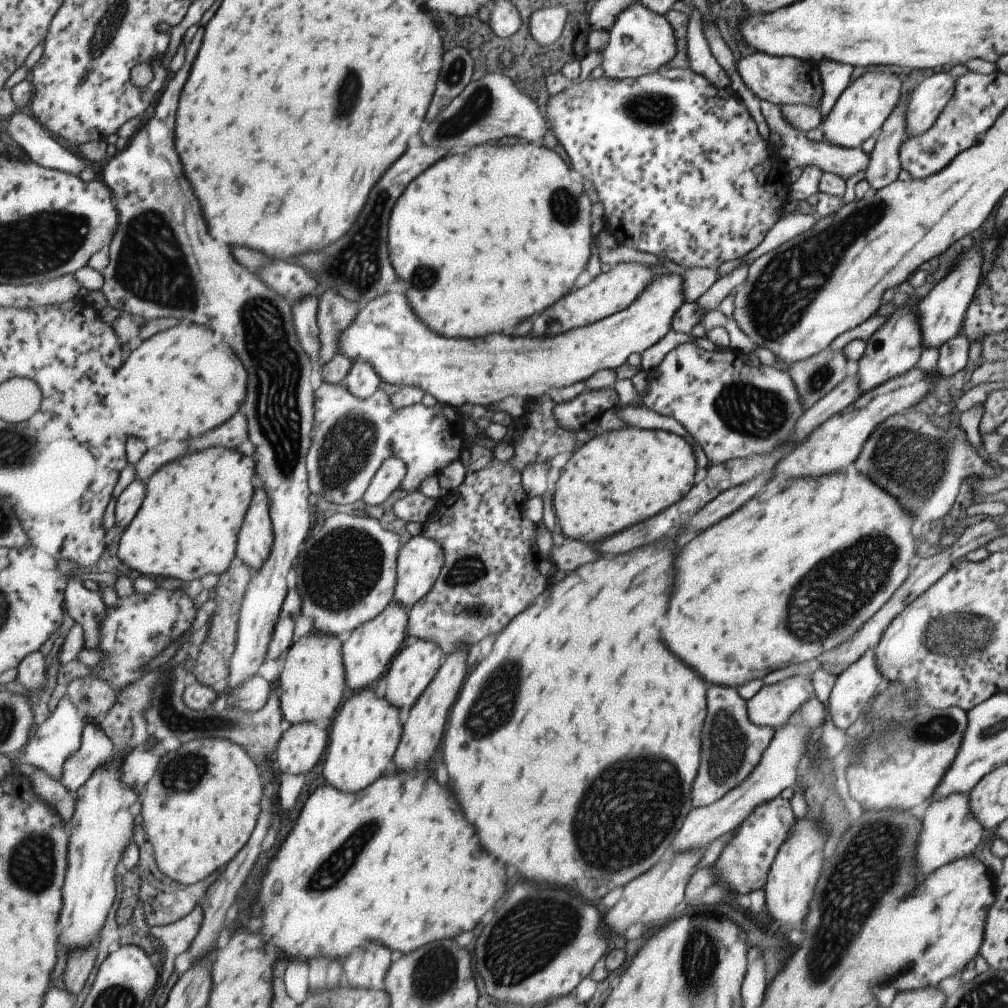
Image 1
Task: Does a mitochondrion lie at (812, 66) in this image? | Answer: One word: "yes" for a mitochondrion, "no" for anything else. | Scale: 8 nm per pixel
no

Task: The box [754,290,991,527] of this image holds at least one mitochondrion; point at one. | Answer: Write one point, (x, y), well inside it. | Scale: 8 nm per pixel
(906, 460)

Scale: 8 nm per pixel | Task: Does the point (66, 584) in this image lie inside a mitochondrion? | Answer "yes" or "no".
no

